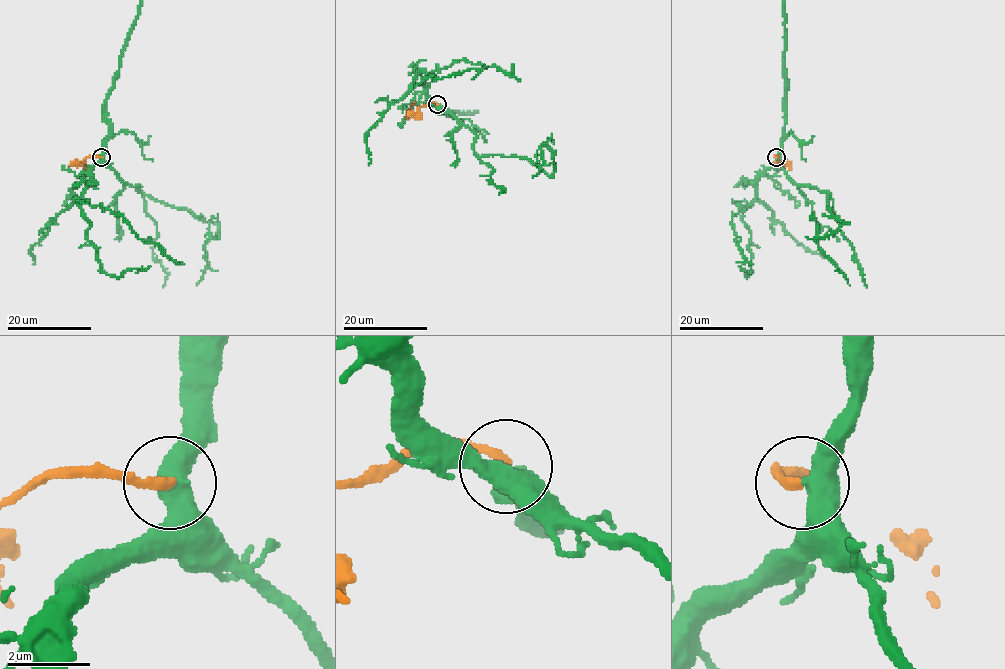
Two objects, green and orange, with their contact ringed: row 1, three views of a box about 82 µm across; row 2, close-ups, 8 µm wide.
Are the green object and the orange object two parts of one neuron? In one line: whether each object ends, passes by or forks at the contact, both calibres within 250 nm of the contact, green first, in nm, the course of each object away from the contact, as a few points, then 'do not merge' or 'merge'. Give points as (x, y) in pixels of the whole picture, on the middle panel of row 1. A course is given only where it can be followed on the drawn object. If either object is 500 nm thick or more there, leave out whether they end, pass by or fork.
550 nm thick on the green side, 200 nm on the other; orange runs (437, 105), (429, 101), (413, 112), (410, 107), (415, 103); do not merge

